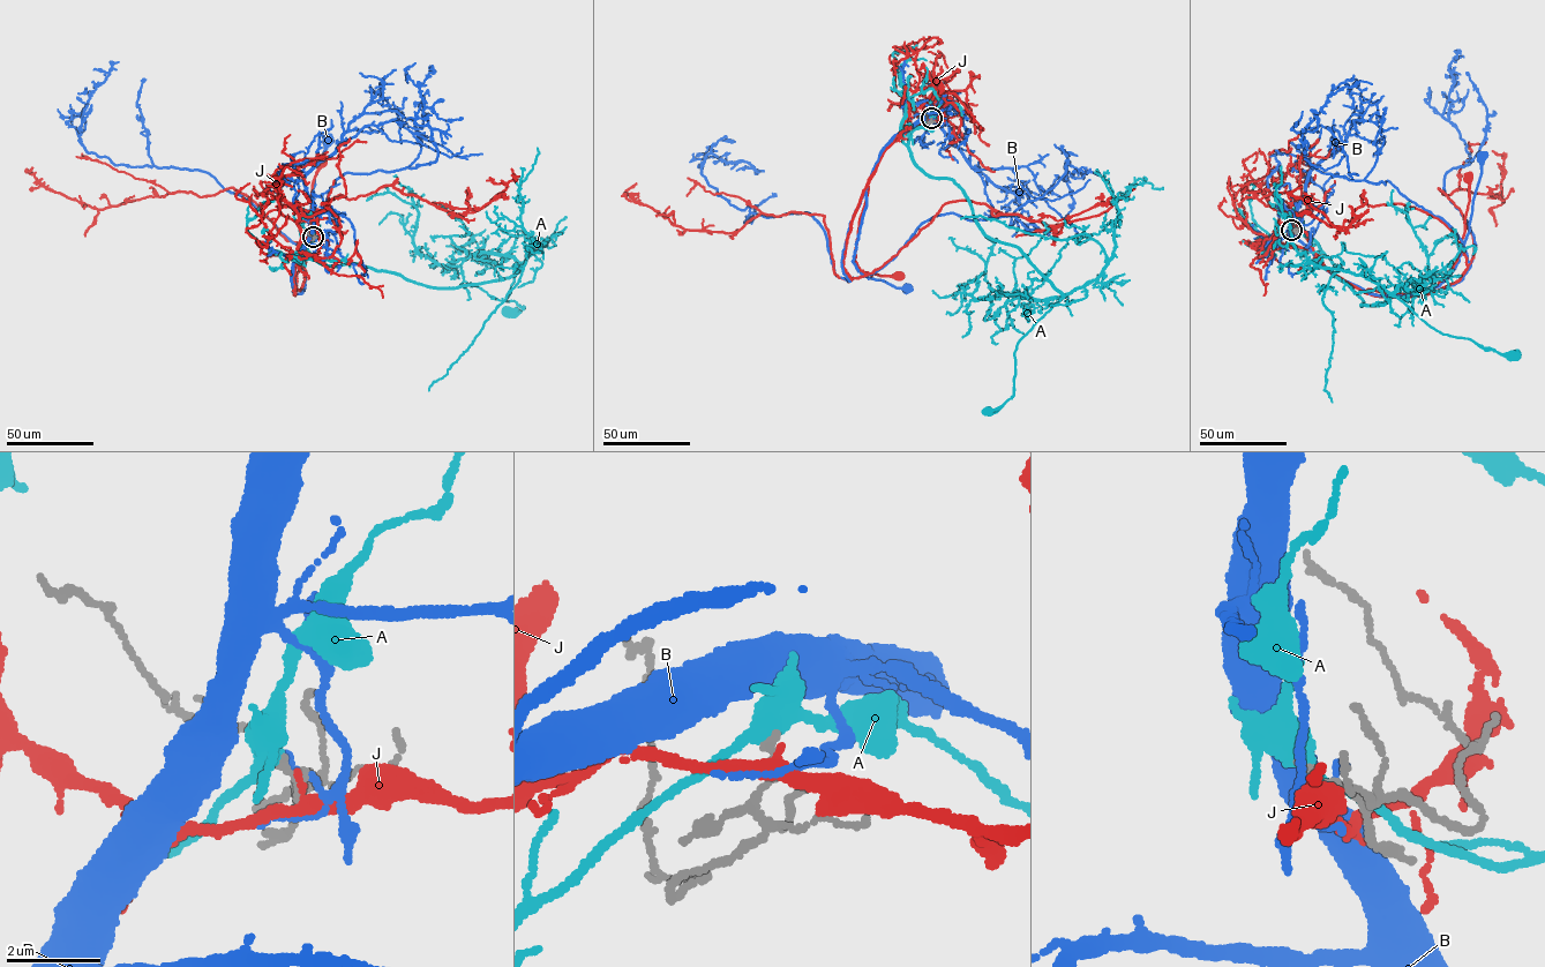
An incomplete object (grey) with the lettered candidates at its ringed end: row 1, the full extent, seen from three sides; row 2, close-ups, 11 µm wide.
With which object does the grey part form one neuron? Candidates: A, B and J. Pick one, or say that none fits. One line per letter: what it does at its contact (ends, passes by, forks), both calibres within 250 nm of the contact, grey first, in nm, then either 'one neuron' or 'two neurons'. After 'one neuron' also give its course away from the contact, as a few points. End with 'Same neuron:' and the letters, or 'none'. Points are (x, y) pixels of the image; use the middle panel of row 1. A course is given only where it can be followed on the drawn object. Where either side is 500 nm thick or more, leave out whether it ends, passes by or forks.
A: it forks; calibres 180 and 360 nm; two neurons
B: it forks; calibres 150 and 120 nm; two neurons
J: it passes by; calibres 200 and 260 nm; two neurons
Same neuron: none

